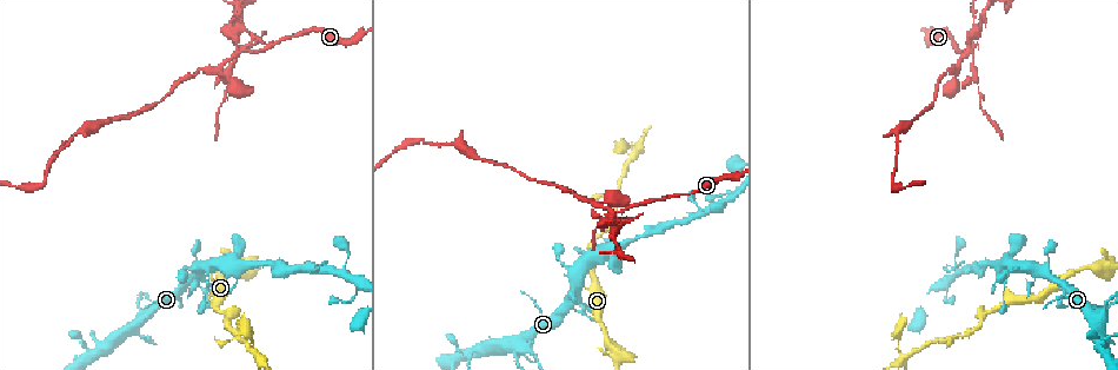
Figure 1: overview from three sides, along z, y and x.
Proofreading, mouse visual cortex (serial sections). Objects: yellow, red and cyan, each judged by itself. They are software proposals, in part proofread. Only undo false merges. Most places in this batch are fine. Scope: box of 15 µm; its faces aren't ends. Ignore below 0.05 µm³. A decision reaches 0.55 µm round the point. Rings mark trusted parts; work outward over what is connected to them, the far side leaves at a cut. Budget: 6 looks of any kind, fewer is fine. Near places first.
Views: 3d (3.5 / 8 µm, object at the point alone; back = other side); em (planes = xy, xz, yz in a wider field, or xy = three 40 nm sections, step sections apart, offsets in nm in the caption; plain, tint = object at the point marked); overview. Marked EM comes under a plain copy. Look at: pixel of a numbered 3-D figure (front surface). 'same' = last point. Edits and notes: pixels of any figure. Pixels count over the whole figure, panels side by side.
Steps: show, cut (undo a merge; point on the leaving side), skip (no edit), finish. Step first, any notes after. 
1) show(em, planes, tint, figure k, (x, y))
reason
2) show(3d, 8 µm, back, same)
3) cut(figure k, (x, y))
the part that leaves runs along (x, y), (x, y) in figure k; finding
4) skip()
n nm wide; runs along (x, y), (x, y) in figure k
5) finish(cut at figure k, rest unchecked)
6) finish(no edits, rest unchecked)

show(3d, 3.5 µm, figure 1, (602, 233))

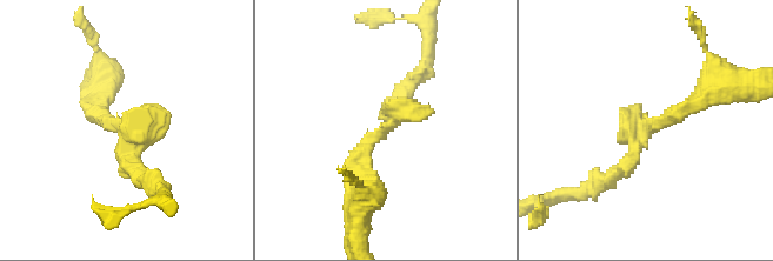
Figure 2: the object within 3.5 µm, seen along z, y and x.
show(em, xy, step 3, tint, figure 2, (644, 132))

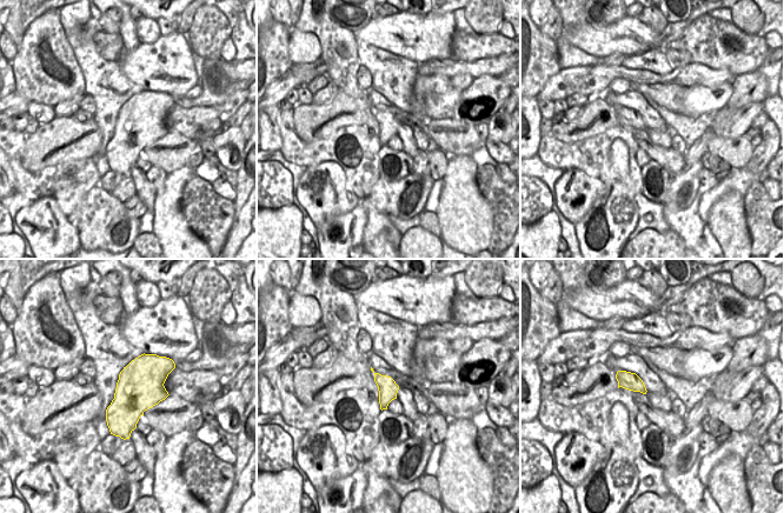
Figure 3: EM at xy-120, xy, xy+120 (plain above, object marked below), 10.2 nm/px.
skip()
runs along (698, 100), (595, 182) in figure 2; continuous, no second cell

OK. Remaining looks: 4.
show(3d, 3.5 µm, figure 1, (965, 50))
abrupt turn

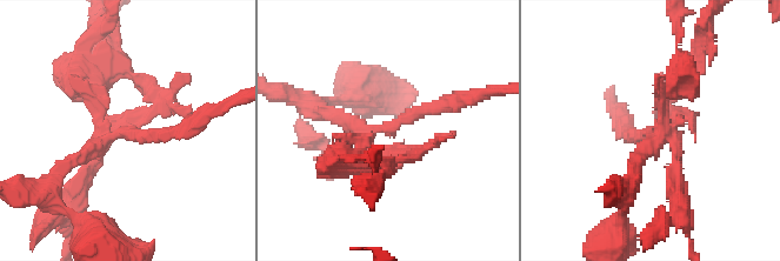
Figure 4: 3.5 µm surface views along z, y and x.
show(em, xy, step 1, tint, figure 4, (654, 139))
need the tissue

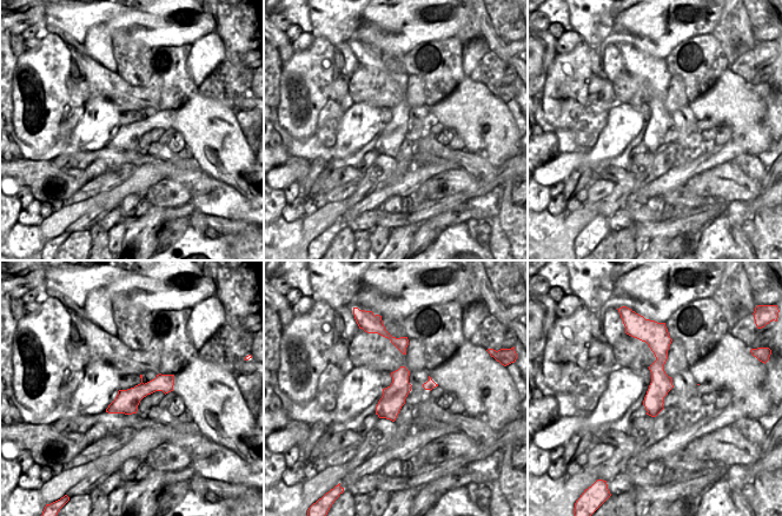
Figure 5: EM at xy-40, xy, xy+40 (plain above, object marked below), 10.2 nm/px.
cut(figure 4, (148, 112))
the part that leaves runs along (104, 131), (97, 84), (118, 44) in figure 4; a second cell is stuck on

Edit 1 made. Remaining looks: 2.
finish(cut at figure 4, rest unchecked)

